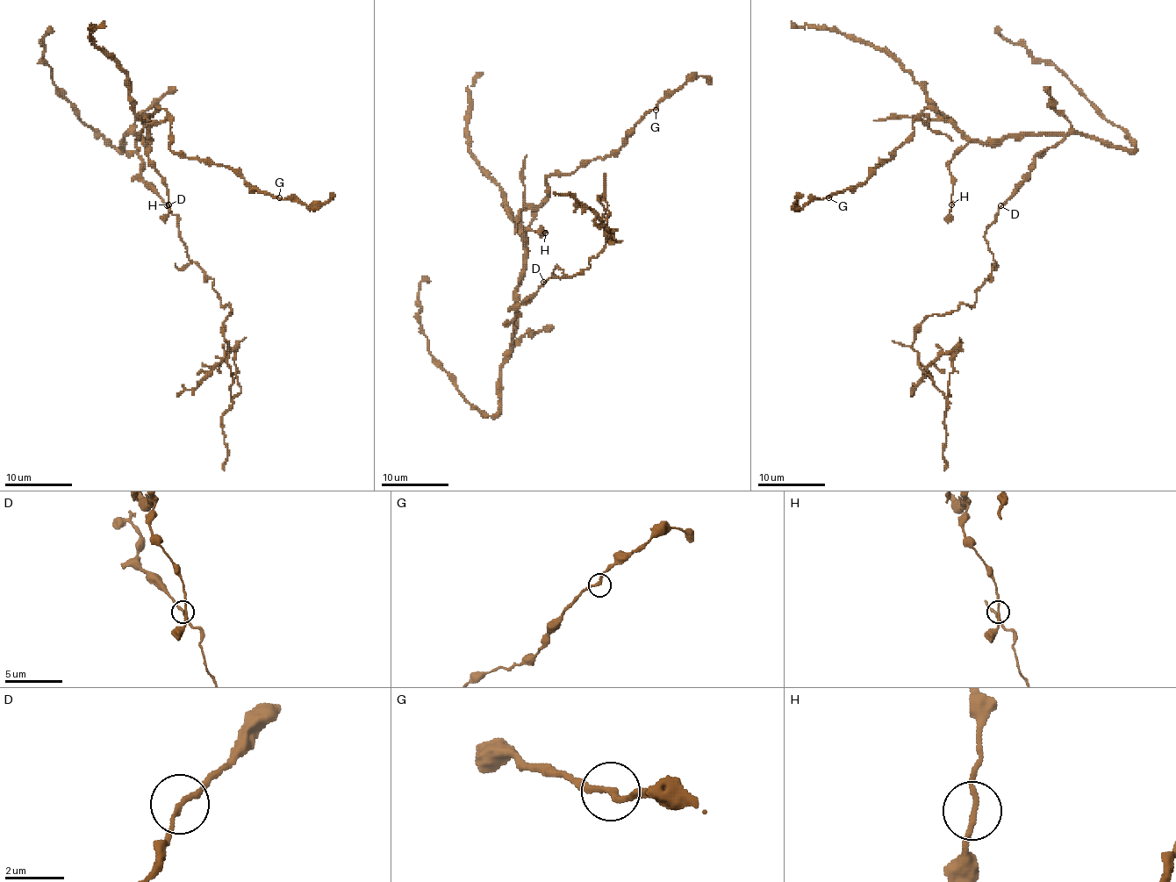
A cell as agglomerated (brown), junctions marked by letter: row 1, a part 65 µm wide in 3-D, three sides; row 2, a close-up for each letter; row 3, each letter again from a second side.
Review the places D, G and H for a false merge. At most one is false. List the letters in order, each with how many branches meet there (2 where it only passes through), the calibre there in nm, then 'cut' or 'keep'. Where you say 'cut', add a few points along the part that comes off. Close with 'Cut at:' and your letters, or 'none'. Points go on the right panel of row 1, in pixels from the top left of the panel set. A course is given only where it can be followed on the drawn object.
D: 2 | 170 nm | cut | (1000, 206), (985, 233), (993, 270), (976, 302), (933, 314), (913, 344), (946, 397), (954, 351), (911, 397)
G: 2 | 200 nm | keep
H: 2 | 170 nm | keep
Cut at: D

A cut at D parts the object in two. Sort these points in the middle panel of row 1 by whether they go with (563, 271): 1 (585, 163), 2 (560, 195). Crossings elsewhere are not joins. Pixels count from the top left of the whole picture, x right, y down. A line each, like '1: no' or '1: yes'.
1: no
2: yes

